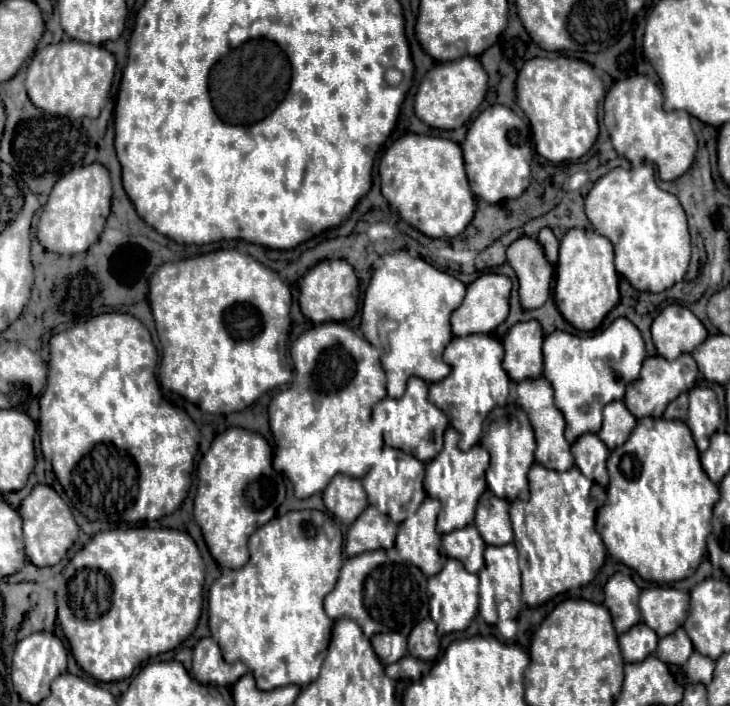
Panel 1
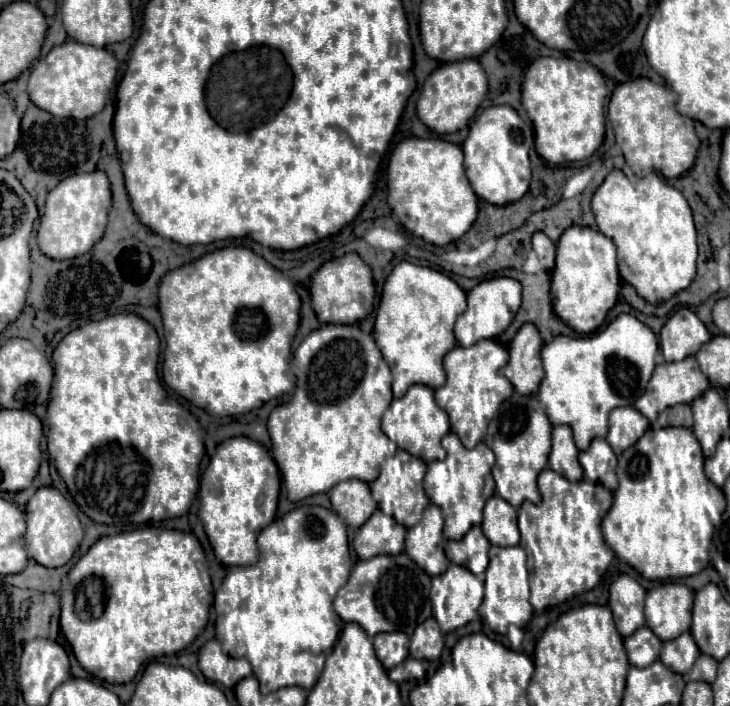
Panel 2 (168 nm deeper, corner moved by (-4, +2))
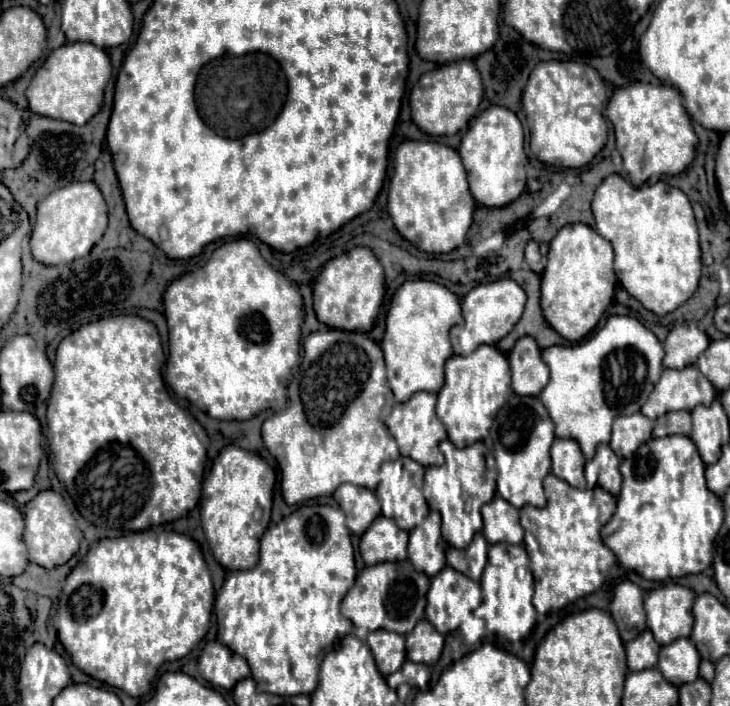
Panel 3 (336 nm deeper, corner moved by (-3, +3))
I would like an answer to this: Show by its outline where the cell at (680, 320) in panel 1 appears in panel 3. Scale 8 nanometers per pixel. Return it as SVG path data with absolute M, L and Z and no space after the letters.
M695 323L675 325L663 343L665 347L663 367L683 369L687 365L695 365L697 357L707 349L707 345L709 337Z

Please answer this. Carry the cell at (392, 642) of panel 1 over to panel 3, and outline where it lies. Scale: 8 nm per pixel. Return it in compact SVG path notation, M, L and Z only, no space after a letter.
M385 629L367 635L367 645L373 651L377 669L383 677L395 673L405 663L405 637Z

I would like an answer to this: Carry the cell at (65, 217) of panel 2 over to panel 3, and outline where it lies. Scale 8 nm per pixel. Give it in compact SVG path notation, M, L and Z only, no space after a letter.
M93 181L71 183L37 203L37 221L31 231L31 255L43 265L67 265L87 257L107 229L107 205Z

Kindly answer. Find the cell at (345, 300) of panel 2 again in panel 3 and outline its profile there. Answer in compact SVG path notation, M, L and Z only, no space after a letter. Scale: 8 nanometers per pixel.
M355 247L351 253L343 253L331 259L313 283L315 313L319 323L343 329L343 331L371 331L377 323L379 309L385 297L385 275L379 259L369 247Z

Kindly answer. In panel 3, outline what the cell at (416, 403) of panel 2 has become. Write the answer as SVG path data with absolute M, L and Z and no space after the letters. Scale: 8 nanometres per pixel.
M415 393L407 403L399 403L393 407L391 415L387 417L385 425L391 433L391 437L397 441L399 451L403 457L411 457L413 461L421 463L423 467L429 465L443 465L443 453L439 451L439 443L443 439L447 439L447 431L443 429L443 423L437 419L435 413L435 403L437 403L437 395L433 393Z

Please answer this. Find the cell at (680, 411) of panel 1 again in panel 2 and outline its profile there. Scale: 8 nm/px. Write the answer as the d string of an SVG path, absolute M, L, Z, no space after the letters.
M678 404L678 406L664 410L658 416L658 424L660 426L686 426L686 428L690 428L692 426L690 404Z

